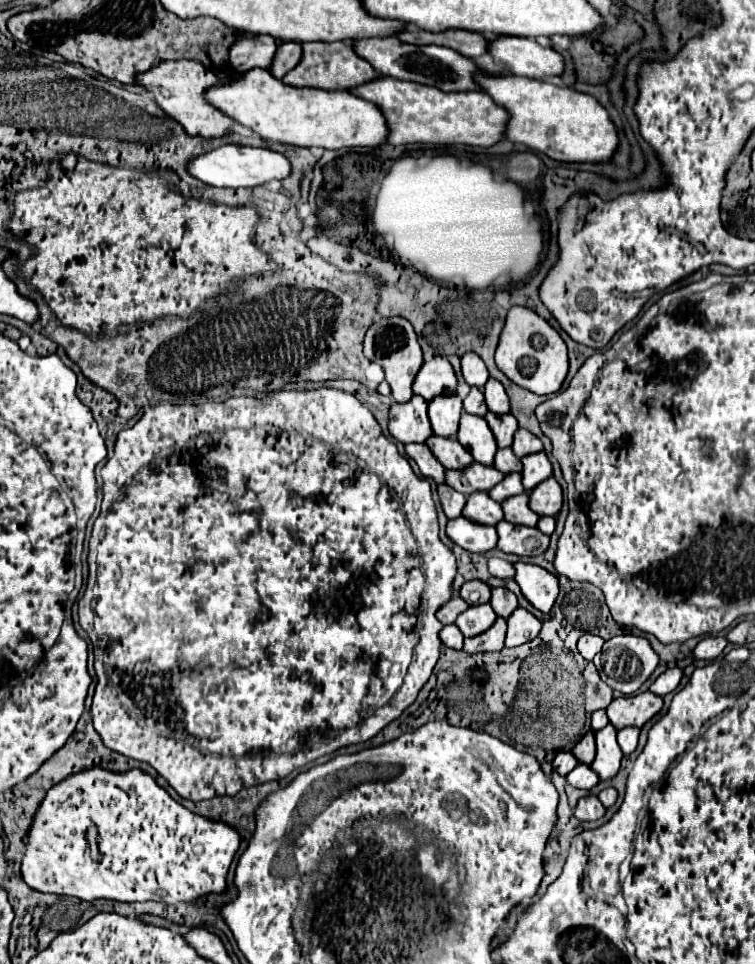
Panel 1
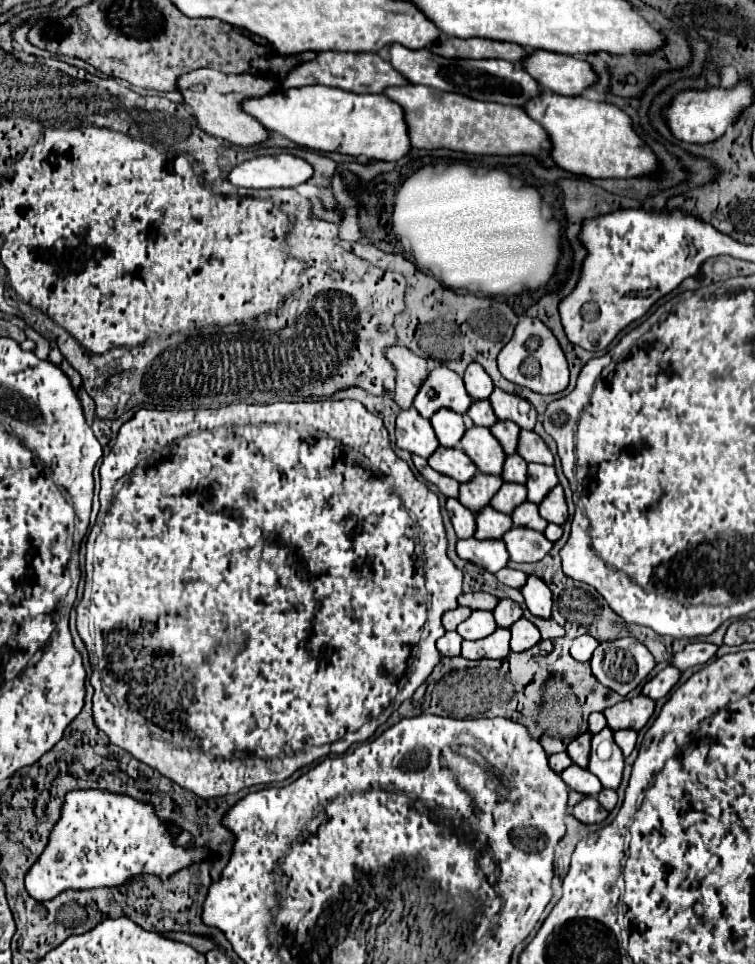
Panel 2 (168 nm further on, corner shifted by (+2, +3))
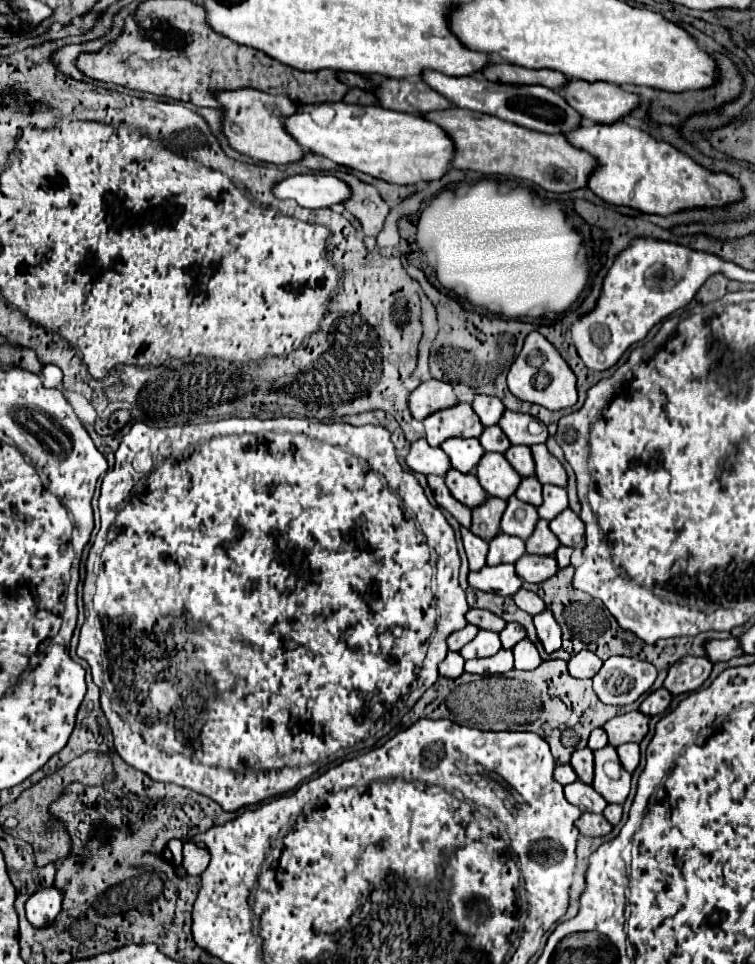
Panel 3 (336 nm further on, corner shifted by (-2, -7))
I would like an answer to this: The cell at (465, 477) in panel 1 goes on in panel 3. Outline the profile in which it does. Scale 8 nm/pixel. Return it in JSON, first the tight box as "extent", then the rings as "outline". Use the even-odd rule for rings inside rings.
{"extent":[472,498,506,540],"outline":[[[488,498],[482,508],[474,508],[472,512],[472,534],[476,534],[482,540],[492,540],[500,534],[500,518],[506,510],[504,500]]]}

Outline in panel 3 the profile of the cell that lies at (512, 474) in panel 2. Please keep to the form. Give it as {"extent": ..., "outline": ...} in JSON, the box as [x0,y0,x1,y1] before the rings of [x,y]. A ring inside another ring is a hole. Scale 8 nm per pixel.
{"extent":[516,478,542,506],"outline":[[[530,478],[530,480],[522,480],[516,496],[522,500],[522,502],[528,502],[532,506],[540,506],[542,504],[542,484],[538,484],[536,478]]]}

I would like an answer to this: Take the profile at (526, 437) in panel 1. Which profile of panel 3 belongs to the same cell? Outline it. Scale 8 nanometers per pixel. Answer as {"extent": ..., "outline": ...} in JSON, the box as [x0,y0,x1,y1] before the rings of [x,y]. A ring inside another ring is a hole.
{"extent":[532,444,568,488],"outline":[[[536,444],[532,448],[534,454],[534,462],[536,462],[536,478],[540,484],[554,484],[554,486],[562,486],[566,488],[568,484],[568,476],[564,466],[548,452],[548,448],[544,444]]]}

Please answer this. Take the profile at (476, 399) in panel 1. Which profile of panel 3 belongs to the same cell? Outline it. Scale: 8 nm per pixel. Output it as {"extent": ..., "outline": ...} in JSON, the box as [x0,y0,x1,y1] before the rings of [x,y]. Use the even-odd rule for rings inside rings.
{"extent":[478,426,510,454],"outline":[[[498,426],[486,428],[478,440],[480,440],[480,444],[484,446],[486,452],[500,452],[500,454],[504,454],[510,448],[510,440],[506,440],[506,434]]]}

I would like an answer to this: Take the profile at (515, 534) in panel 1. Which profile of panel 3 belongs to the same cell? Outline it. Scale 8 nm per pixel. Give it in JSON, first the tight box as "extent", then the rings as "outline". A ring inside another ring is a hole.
{"extent":[516,554,558,584],"outline":[[[524,554],[516,564],[516,574],[532,584],[540,584],[558,572],[558,562],[554,556],[534,556]]]}

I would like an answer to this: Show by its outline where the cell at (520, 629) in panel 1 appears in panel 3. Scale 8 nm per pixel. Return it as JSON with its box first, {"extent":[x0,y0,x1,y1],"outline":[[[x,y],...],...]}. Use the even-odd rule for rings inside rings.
{"extent":[514,638,540,670],"outline":[[[524,638],[522,642],[518,642],[514,648],[514,668],[516,670],[534,670],[540,666],[540,656],[538,650],[534,648],[534,644],[530,644],[528,638]]]}

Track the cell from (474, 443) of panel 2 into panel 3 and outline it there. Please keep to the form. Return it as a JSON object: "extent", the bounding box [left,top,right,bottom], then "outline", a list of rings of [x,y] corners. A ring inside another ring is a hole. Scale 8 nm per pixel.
{"extent":[476,452,522,500],"outline":[[[486,452],[482,456],[482,464],[478,464],[476,468],[476,478],[480,486],[488,492],[488,496],[502,500],[508,500],[522,480],[518,472],[510,468],[504,454],[492,454],[492,452]]]}

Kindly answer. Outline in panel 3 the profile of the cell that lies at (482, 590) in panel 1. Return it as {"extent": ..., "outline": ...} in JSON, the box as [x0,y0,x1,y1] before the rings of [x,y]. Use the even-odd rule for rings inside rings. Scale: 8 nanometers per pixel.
{"extent":[466,608,506,634],"outline":[[[476,608],[468,610],[466,620],[470,624],[474,624],[476,628],[480,628],[480,630],[490,630],[490,632],[496,632],[496,634],[500,634],[504,630],[504,626],[506,626],[506,622],[502,618],[498,618],[498,616],[494,616],[492,612],[476,610]]]}

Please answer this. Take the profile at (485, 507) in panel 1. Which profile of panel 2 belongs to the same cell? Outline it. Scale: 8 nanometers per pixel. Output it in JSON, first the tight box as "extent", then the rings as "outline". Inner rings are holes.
{"extent":[474,506,512,540],"outline":[[[484,506],[476,512],[476,532],[474,538],[488,540],[488,538],[502,538],[506,530],[512,528],[510,516],[494,510],[492,506]]]}

